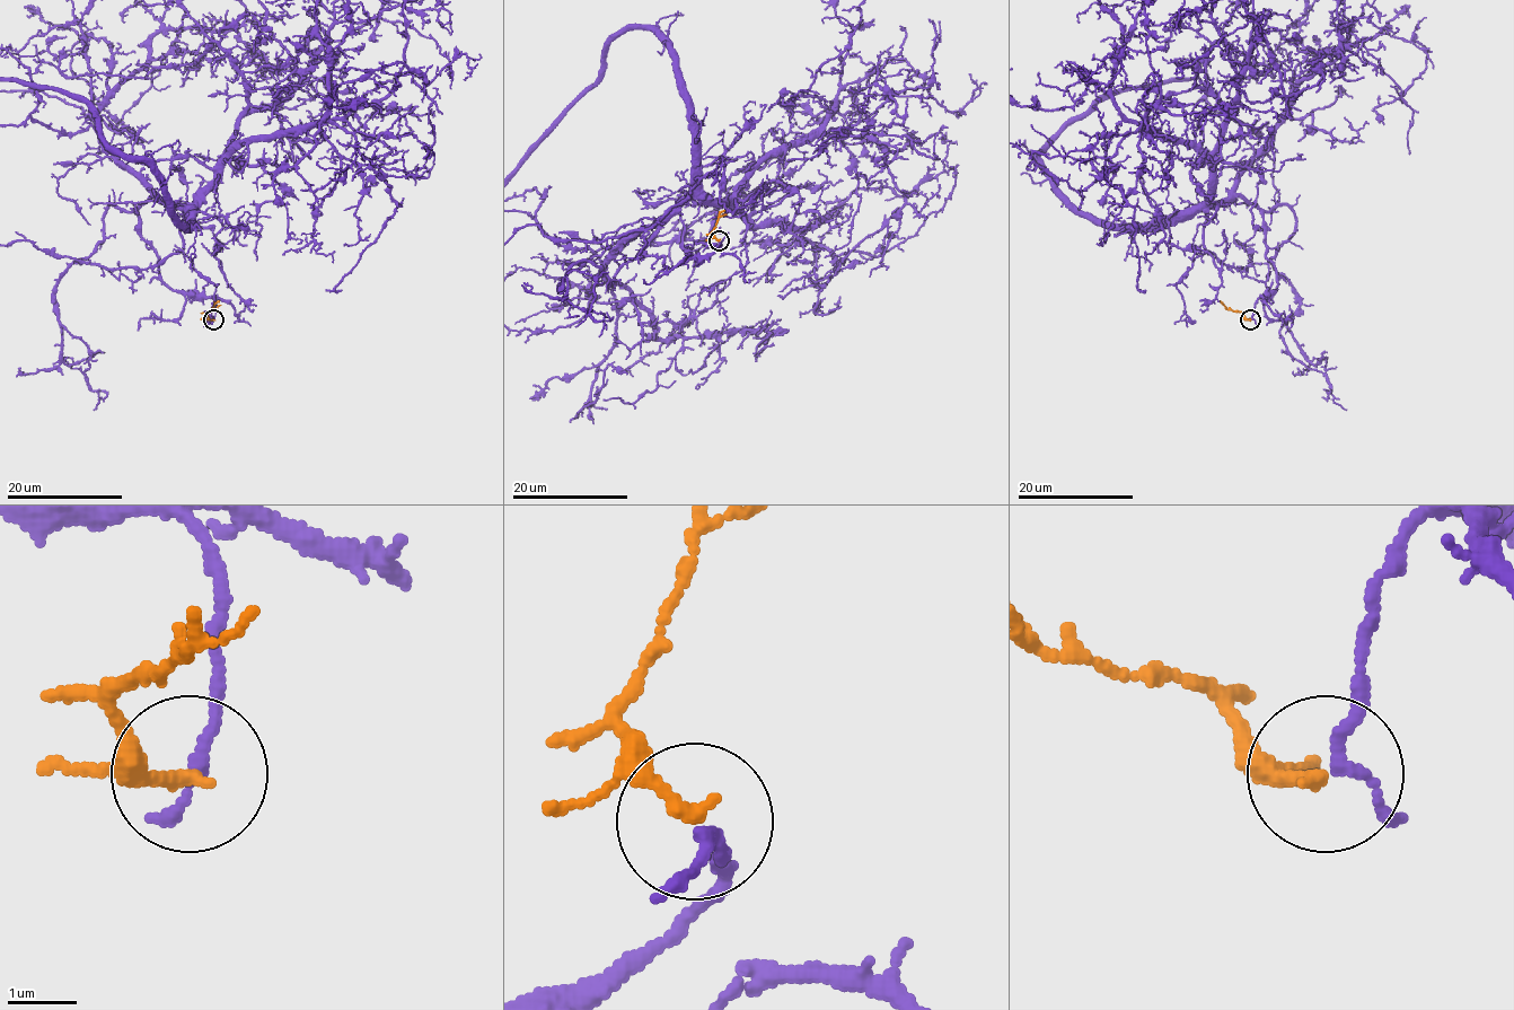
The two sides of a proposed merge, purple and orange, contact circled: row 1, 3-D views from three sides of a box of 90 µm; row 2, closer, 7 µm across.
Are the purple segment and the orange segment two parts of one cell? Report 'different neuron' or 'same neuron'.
same neuron

